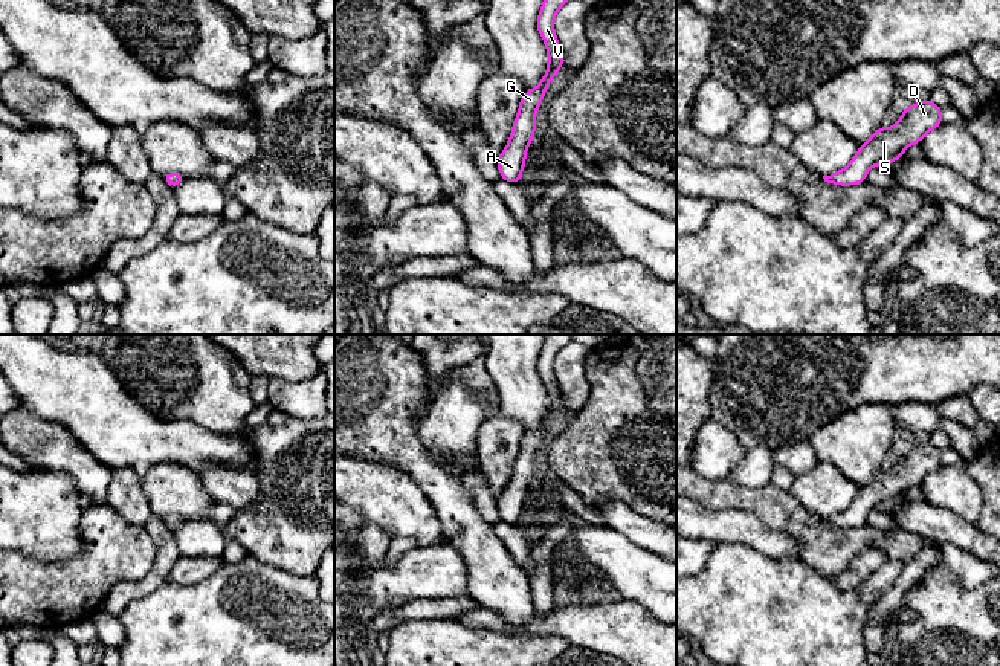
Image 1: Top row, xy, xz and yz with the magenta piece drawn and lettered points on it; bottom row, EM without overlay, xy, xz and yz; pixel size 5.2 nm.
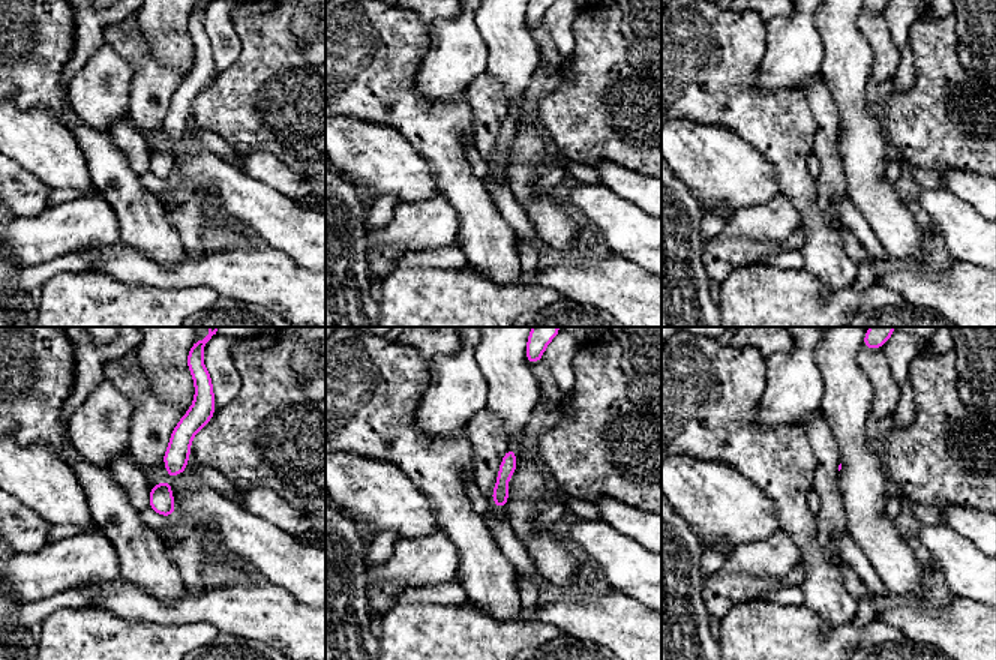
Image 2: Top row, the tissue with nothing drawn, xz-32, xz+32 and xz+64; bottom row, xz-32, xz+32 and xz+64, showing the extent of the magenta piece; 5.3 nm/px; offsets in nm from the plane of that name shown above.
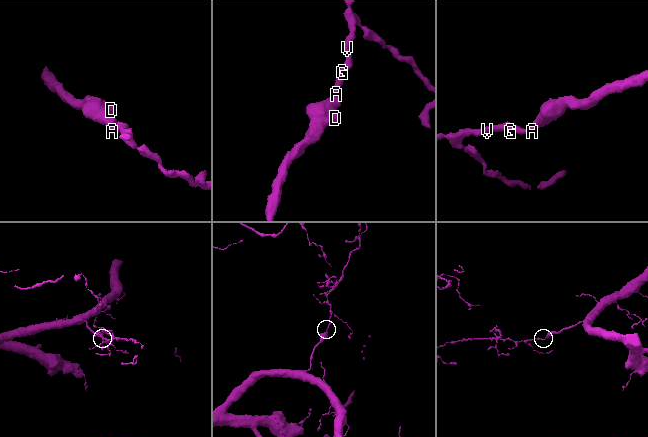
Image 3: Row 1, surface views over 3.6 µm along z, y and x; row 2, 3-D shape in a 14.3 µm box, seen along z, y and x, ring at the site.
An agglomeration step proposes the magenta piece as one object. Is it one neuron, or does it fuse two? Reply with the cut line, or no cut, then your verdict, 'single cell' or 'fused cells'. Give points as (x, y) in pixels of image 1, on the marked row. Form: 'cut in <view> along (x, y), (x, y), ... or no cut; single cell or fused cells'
no cut; single cell

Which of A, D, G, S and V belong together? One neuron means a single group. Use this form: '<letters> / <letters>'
A D G S V

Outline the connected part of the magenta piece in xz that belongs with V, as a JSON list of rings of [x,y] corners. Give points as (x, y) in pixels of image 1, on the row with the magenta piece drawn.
[[[544,0],[536,21],[537,31],[547,46],[548,67],[542,81],[522,95],[507,147],[496,159],[501,179],[510,183],[519,183],[521,180],[527,157],[525,151],[536,131],[534,121],[537,108],[554,75],[563,67],[560,44],[554,34],[554,17],[566,2],[568,0]]]

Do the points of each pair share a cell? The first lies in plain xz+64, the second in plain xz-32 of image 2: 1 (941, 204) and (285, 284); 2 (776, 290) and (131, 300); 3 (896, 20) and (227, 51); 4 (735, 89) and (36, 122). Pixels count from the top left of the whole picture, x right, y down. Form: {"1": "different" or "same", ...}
{"1": "different", "2": "same", "3": "same", "4": "different"}

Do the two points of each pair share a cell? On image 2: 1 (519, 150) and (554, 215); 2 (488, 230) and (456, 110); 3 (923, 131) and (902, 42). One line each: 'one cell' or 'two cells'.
1: one cell
2: one cell
3: two cells

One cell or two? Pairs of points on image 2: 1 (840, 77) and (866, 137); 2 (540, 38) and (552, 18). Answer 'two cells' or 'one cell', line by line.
1: one cell
2: two cells

